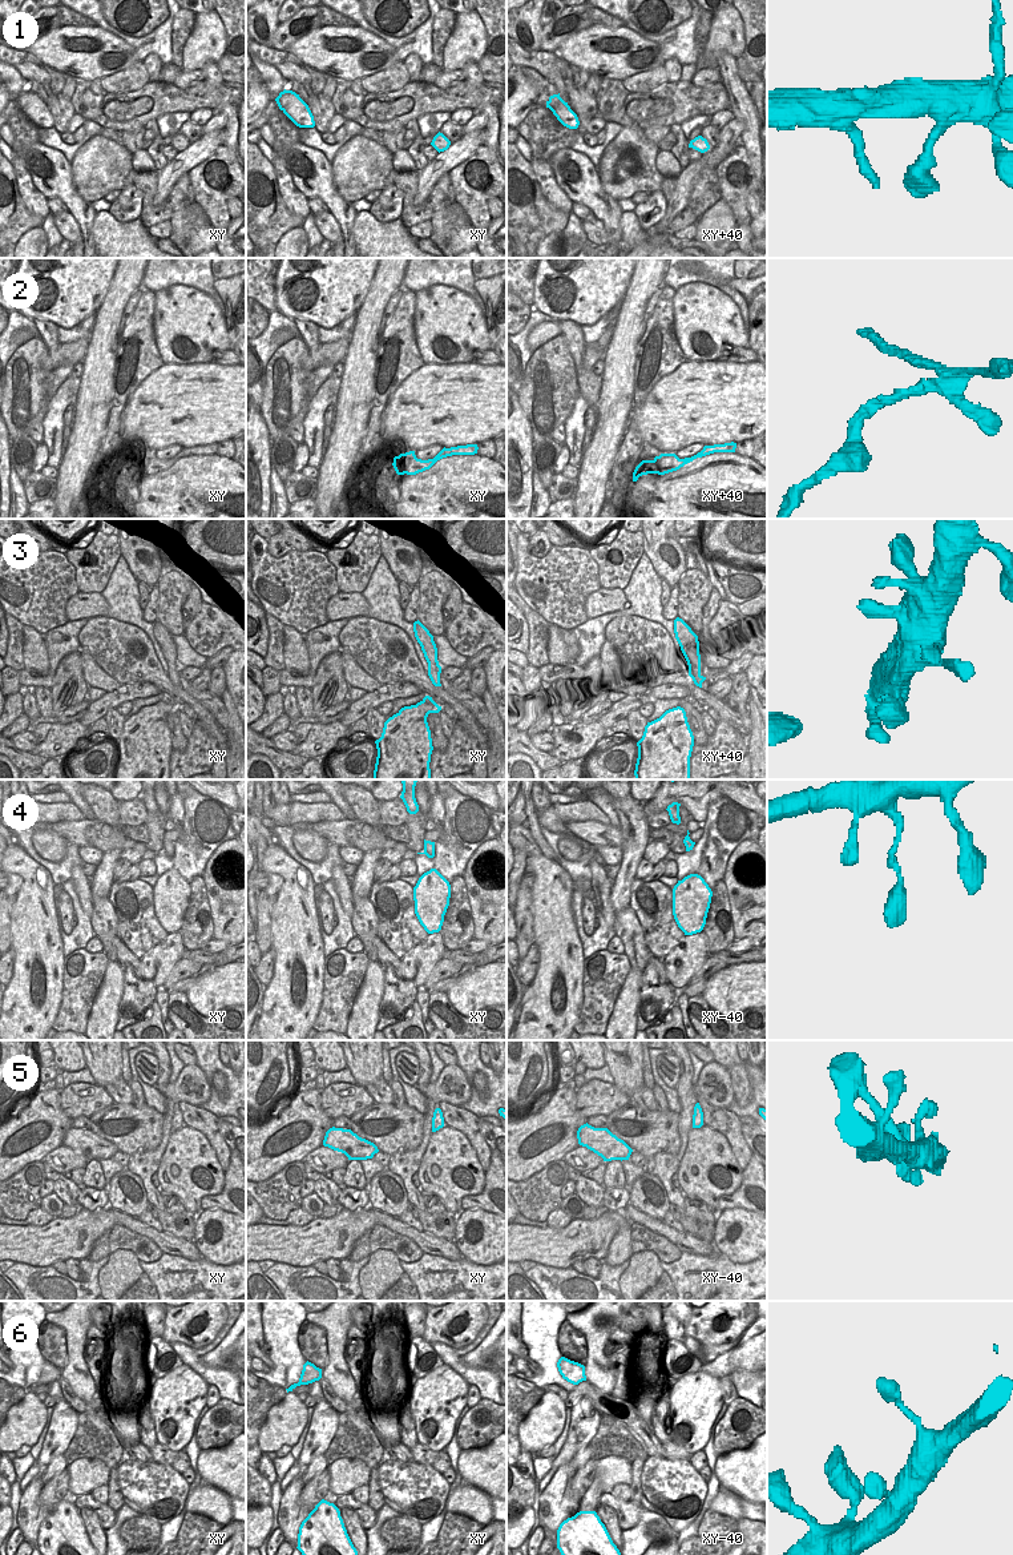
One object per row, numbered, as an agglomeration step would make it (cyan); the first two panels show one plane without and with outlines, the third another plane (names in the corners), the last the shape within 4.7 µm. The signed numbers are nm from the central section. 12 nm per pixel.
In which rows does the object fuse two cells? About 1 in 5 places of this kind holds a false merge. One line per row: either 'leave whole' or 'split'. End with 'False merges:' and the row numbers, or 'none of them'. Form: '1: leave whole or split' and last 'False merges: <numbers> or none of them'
1: leave whole
2: split
3: leave whole
4: leave whole
5: leave whole
6: leave whole
False merges: 2

